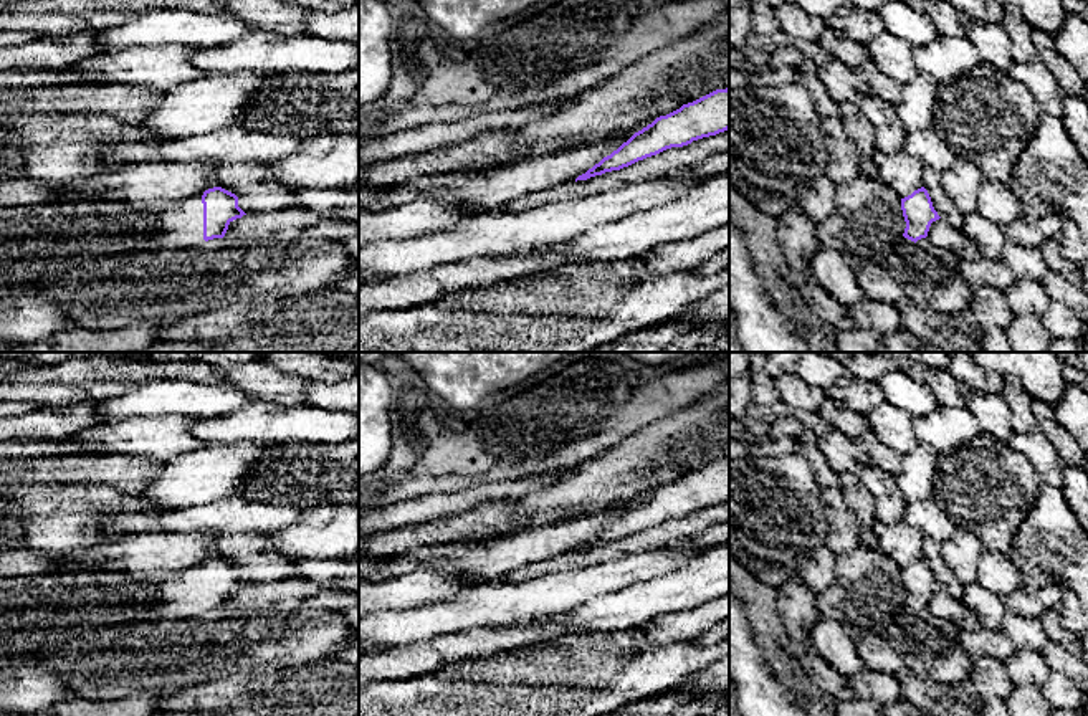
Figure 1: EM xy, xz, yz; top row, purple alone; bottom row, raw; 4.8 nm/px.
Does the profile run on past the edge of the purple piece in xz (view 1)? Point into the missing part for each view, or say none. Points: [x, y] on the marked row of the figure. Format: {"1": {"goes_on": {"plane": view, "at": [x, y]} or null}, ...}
{"1": {"goes_on": null}}

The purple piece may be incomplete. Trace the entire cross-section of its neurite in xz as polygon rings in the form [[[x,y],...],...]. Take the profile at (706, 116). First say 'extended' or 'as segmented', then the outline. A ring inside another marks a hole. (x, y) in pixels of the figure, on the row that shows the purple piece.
as segmented; [[[729,88],[716,89],[680,109],[656,117],[635,132],[610,155],[579,175],[587,180],[605,172],[620,170],[638,160],[656,155],[671,147],[683,147],[693,141],[716,136],[729,129]]]

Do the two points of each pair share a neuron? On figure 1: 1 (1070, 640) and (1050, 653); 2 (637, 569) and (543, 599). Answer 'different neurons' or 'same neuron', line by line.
1: different neurons
2: same neuron

